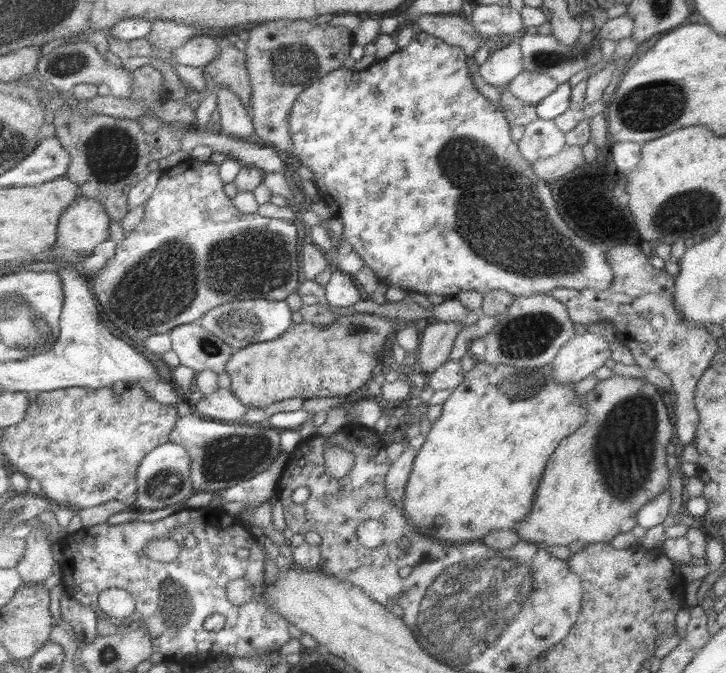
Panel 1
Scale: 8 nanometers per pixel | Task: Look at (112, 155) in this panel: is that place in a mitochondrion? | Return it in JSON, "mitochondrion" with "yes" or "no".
{"mitochondrion":"yes"}

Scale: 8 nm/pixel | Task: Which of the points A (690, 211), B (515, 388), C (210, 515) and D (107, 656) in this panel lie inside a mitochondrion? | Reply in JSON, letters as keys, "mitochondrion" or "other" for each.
{"A":"mitochondrion","B":"mitochondrion","C":"other","D":"mitochondrion"}

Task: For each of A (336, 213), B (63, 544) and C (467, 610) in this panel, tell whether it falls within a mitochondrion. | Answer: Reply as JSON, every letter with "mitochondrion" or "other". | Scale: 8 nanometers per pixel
{"A":"other","B":"other","C":"mitochondrion"}

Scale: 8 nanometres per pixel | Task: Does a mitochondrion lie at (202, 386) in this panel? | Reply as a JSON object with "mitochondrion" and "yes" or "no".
{"mitochondrion":"no"}

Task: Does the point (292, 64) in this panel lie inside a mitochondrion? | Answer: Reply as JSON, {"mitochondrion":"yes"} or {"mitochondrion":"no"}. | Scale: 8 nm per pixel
{"mitochondrion":"yes"}

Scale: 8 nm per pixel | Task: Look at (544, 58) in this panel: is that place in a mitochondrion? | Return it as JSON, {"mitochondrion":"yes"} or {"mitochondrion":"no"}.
{"mitochondrion":"yes"}

